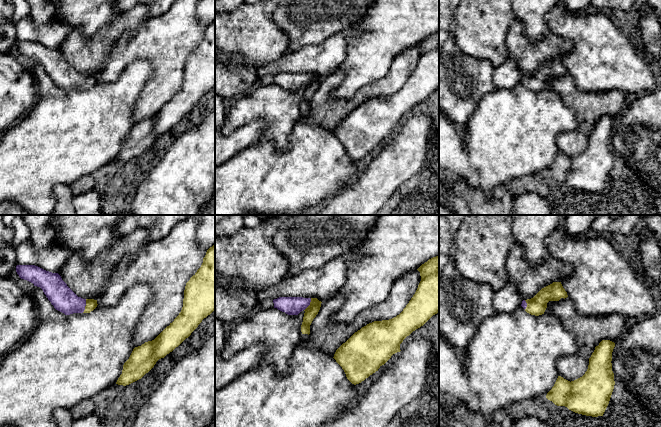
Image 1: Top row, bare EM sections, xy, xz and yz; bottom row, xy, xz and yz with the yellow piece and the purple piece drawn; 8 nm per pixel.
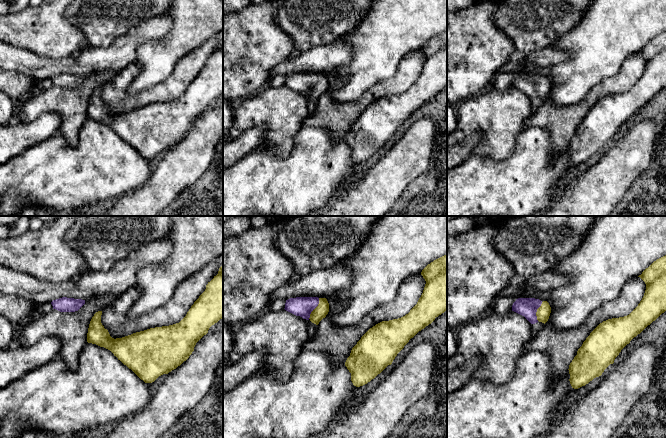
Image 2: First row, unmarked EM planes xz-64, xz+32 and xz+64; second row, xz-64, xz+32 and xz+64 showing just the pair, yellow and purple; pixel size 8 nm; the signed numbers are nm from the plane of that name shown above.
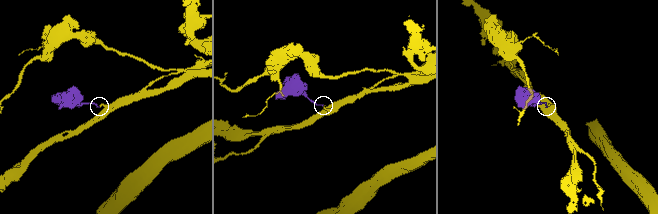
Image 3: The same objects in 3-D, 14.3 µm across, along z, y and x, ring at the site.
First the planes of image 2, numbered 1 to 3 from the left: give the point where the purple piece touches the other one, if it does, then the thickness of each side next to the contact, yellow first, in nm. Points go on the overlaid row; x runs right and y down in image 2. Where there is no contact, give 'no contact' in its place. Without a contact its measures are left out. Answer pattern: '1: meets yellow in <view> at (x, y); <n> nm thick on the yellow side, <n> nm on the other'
1: no contact
2: meets yellow in xz+32 at (315, 308); 110 nm thick on the yellow side, 160 nm on the other
3: meets yellow in xz+64 at (537, 311); 110 nm thick on the yellow side, 160 nm on the other

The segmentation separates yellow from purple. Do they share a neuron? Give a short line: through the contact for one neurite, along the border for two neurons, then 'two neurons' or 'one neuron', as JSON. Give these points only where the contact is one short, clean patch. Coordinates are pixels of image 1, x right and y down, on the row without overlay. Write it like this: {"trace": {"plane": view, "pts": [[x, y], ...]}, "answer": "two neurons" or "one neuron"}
{"trace": {"plane": "xy", "pts": [[91, 80], [85, 82], [68, 79], [63, 75]]}, "answer": "one neuron"}

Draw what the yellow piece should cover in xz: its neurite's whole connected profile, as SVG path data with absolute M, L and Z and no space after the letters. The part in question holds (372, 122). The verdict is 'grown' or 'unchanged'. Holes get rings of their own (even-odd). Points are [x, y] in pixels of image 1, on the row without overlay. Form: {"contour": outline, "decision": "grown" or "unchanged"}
{"contour": "M439 31L429 35L417 46L420 48L421 57L415 70L399 91L389 96L367 100L336 126L333 134L352 160L359 160L378 147L393 130L401 127L400 120L407 112L439 88Z", "decision": "unchanged"}

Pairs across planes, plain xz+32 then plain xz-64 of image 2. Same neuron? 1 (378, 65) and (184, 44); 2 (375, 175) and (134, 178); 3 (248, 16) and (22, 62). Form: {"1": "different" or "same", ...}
{"1": "same", "2": "different", "3": "different"}

